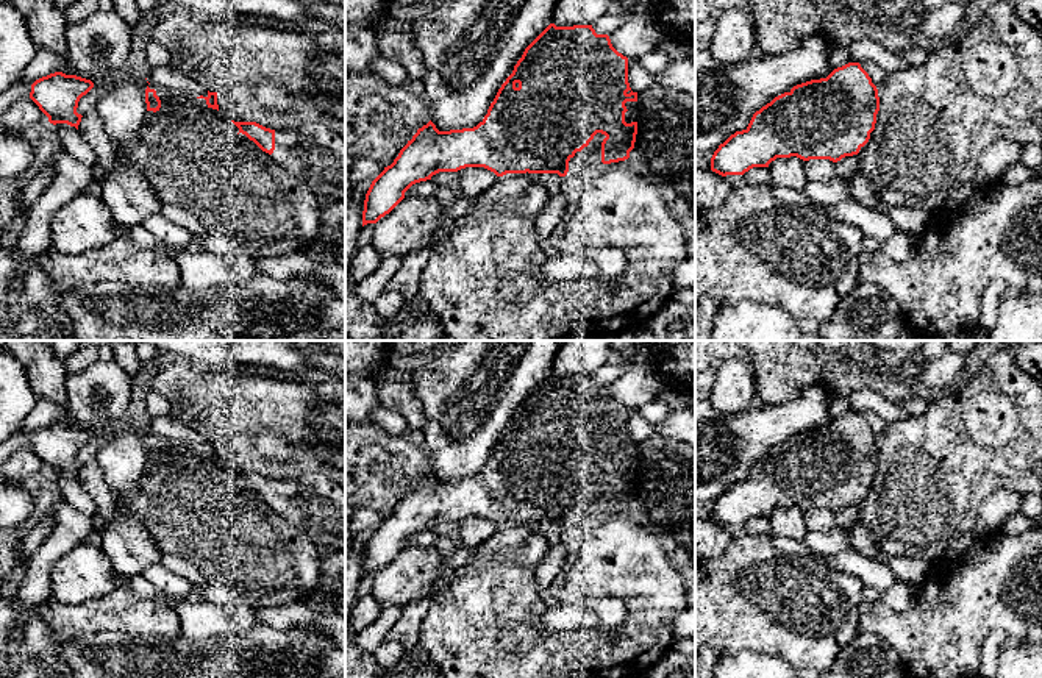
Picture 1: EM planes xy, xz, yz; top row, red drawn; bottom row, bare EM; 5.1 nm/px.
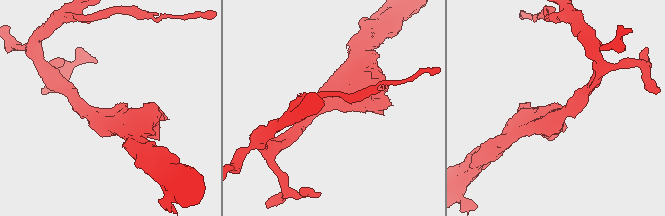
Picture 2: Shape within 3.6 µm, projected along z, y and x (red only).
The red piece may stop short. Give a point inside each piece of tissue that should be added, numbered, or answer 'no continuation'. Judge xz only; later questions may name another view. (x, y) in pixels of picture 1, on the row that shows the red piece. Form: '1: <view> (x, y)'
1: xz (633, 113)

